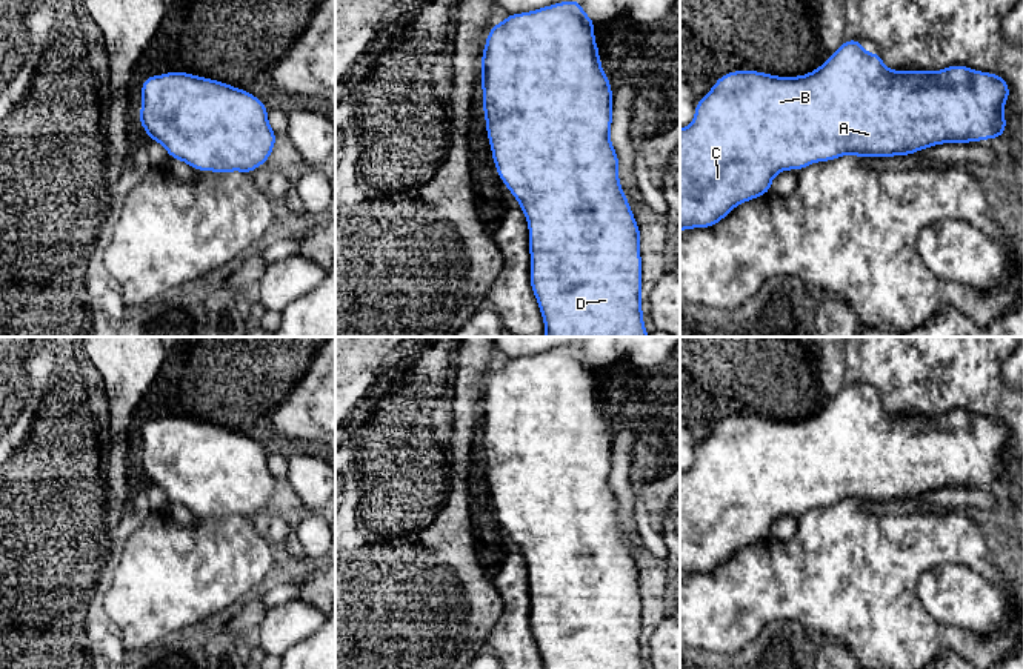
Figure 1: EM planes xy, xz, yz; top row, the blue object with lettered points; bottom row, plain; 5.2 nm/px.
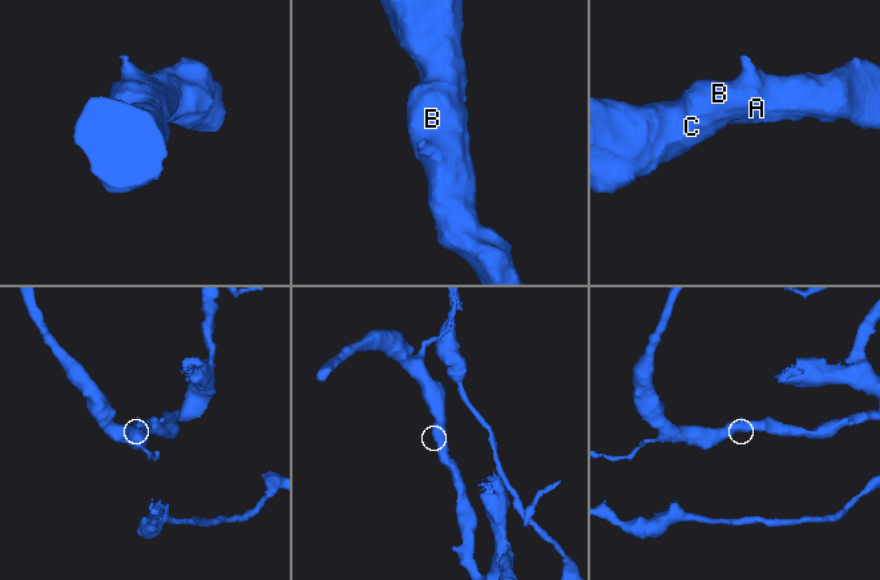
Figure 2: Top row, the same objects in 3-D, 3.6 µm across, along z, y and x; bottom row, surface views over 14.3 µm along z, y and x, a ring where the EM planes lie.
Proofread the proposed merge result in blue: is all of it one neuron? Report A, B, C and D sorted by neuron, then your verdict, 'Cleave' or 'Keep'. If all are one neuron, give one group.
Groups: A B C D. Keep

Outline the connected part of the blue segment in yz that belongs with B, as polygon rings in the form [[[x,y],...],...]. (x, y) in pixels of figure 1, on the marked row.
[[[861,40],[843,45],[815,71],[777,77],[760,71],[721,75],[697,102],[692,123],[680,129],[680,231],[711,228],[737,205],[771,192],[772,178],[783,169],[801,171],[811,163],[854,154],[866,157],[912,155],[940,143],[968,143],[1003,137],[1003,106],[1011,88],[998,74],[951,65],[941,71],[891,71],[878,51],[868,55]]]

